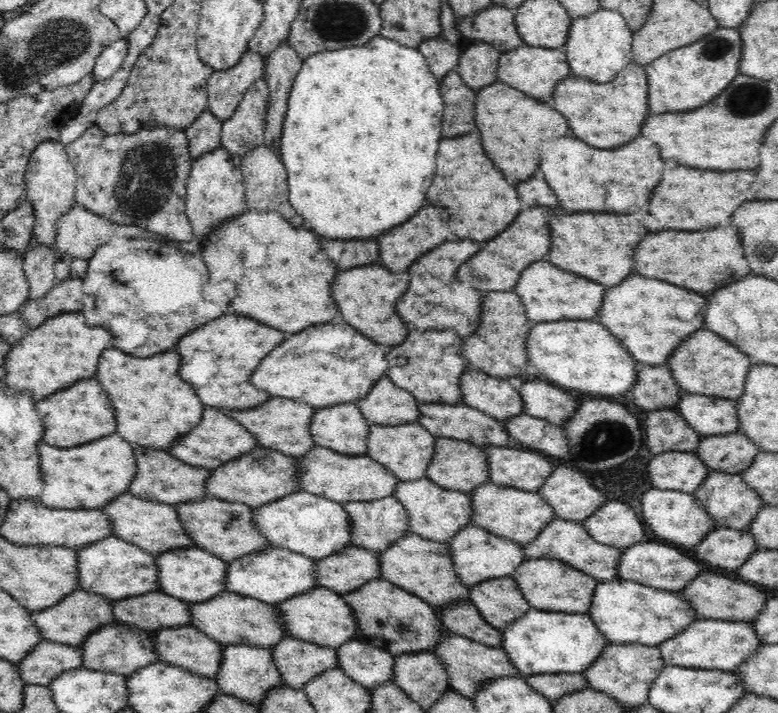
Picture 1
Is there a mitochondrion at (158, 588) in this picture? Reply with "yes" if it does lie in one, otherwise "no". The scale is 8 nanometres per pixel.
no

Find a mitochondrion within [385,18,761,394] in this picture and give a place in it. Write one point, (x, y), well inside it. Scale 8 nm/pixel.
(715, 48)

